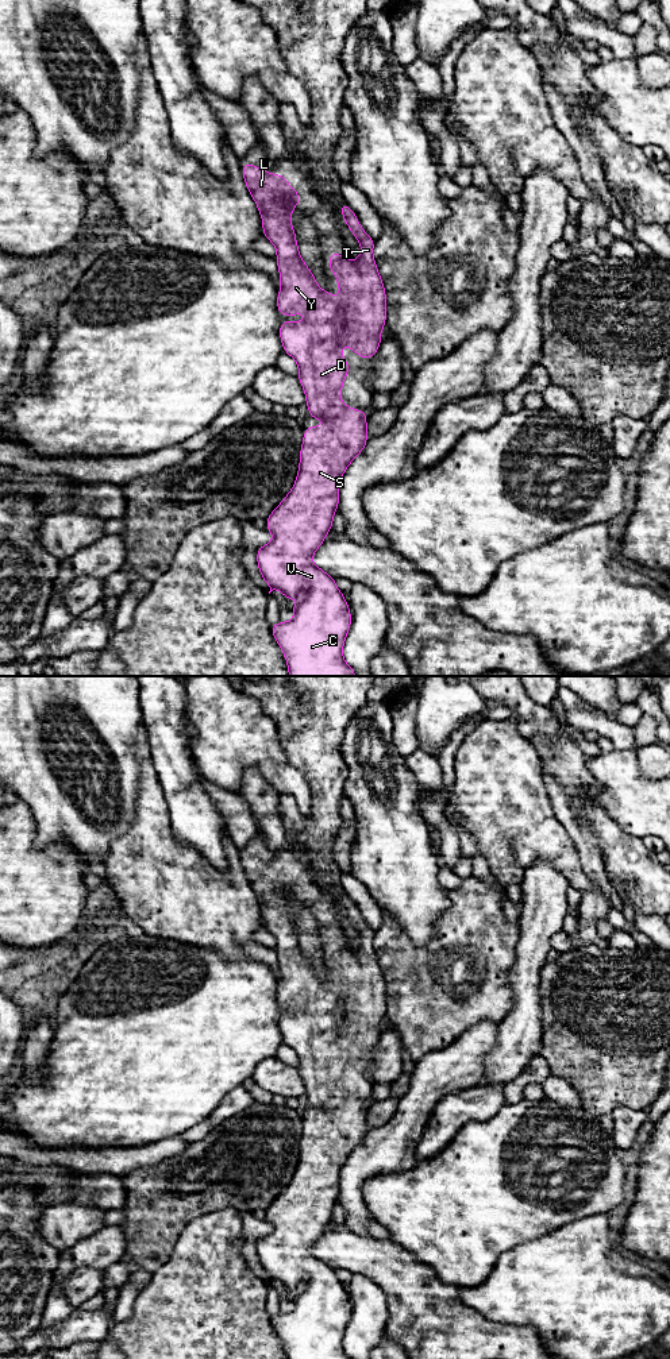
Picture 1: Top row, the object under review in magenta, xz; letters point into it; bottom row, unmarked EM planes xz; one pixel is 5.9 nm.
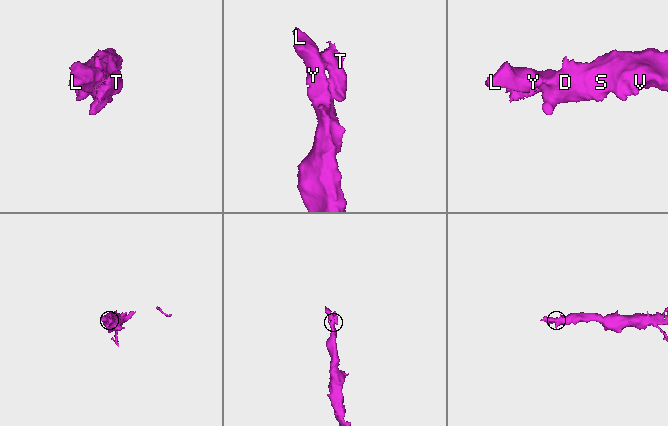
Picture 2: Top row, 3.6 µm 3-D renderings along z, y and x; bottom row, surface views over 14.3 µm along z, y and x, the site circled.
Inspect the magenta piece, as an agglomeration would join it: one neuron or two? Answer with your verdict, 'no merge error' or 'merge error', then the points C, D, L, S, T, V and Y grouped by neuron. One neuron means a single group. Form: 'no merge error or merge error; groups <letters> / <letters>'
no merge error; groups C D L S T V Y

